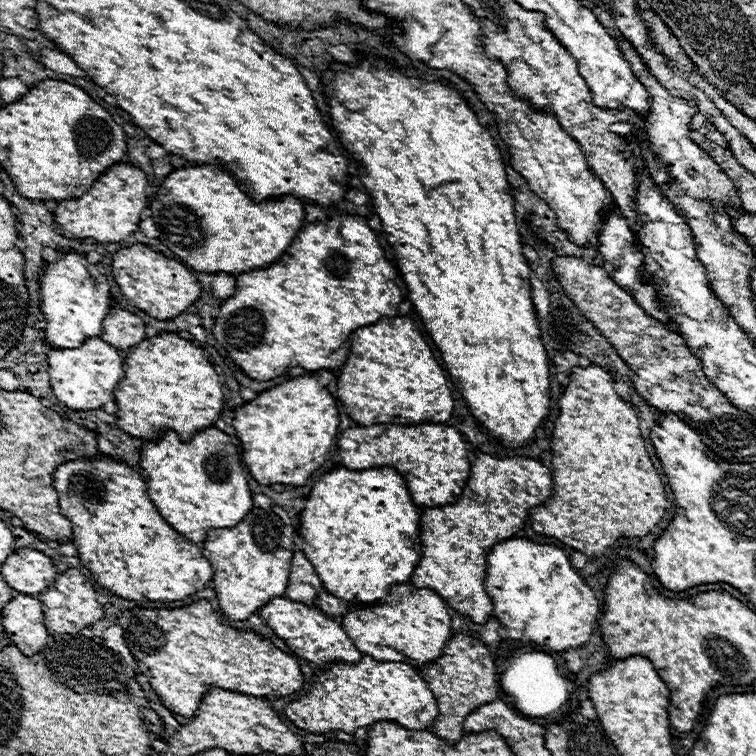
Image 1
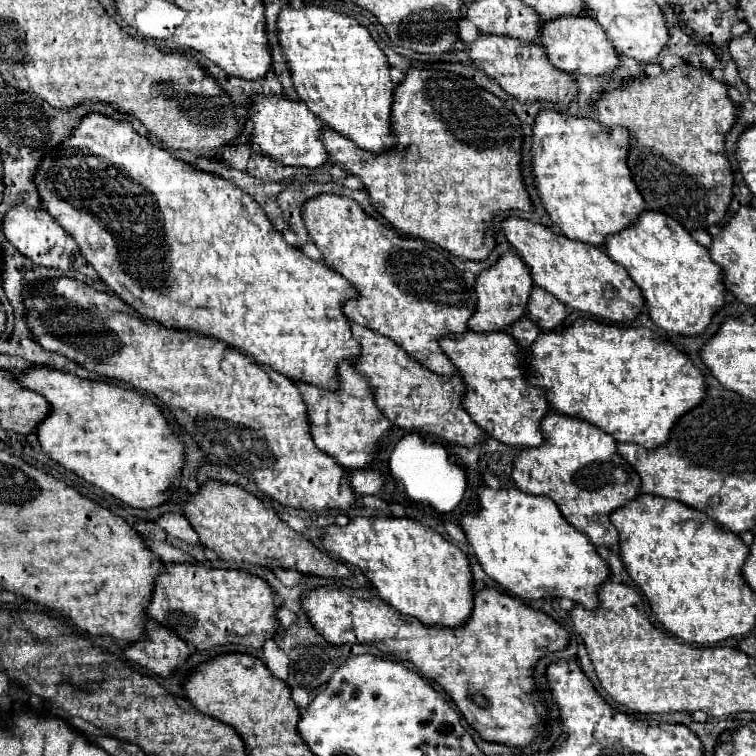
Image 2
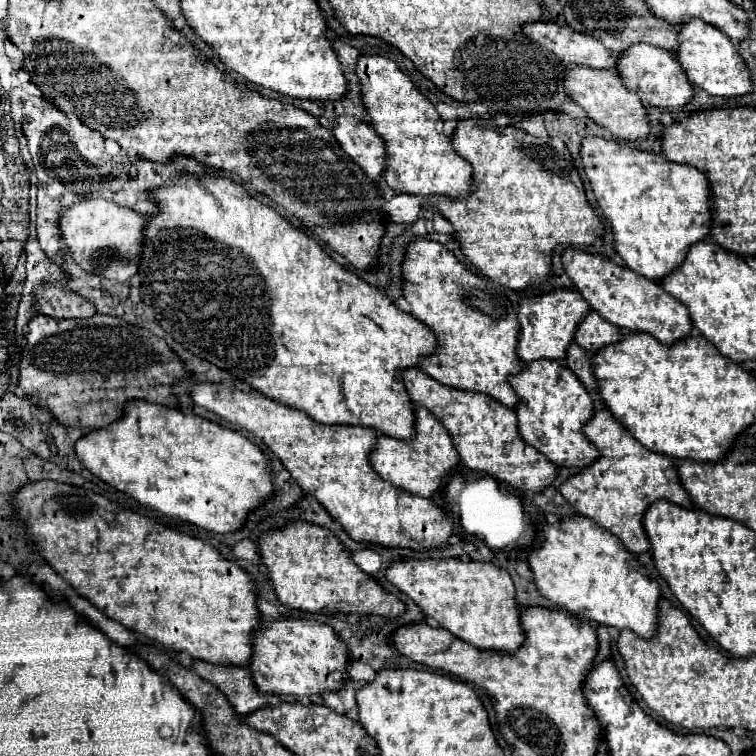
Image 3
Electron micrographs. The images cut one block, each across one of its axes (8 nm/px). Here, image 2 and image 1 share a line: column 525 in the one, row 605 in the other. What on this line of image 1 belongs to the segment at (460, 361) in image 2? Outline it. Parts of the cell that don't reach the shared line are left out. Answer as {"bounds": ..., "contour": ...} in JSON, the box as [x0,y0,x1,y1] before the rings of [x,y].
{"bounds":[340,584,452,668],"contour":[[[398,584],[390,588],[390,594],[382,604],[358,606],[356,610],[346,612],[340,626],[362,654],[382,662],[404,660],[418,668],[420,664],[428,664],[442,654],[442,648],[452,636],[450,622],[448,604],[436,592],[416,588],[412,584]]]}

